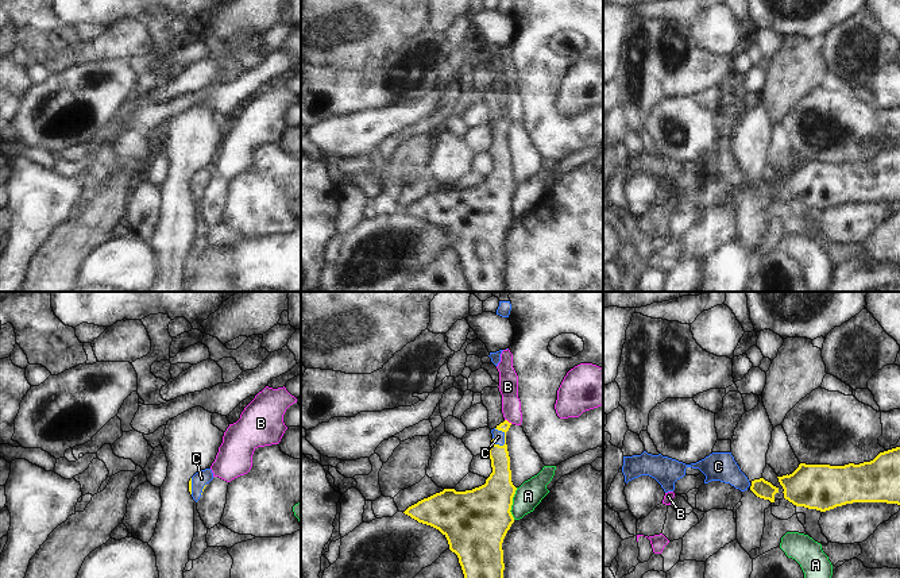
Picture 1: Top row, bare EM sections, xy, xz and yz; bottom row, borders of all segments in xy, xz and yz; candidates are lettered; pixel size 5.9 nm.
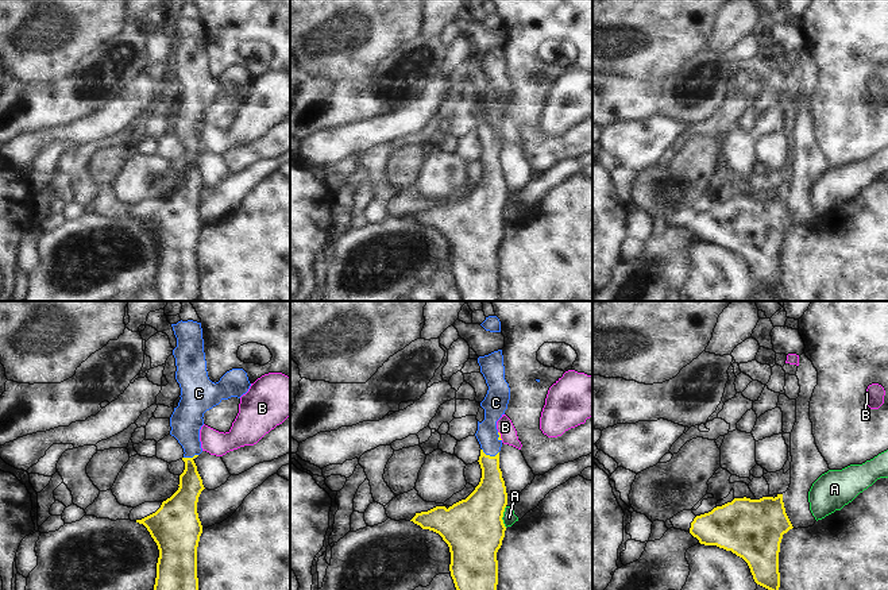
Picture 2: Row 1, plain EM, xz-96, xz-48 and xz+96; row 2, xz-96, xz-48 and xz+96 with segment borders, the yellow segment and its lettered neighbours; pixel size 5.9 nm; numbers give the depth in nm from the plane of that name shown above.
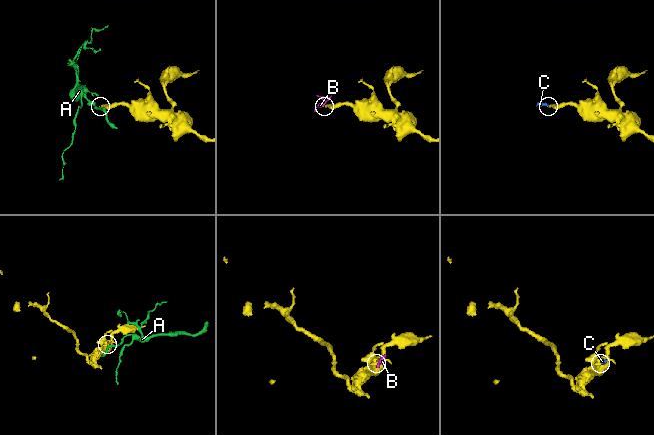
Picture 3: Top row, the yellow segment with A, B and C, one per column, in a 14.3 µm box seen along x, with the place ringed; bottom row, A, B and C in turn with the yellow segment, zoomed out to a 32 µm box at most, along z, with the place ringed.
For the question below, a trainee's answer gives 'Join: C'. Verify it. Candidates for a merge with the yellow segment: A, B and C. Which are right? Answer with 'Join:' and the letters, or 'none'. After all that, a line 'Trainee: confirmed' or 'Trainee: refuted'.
Join: C
Trainee: confirmed

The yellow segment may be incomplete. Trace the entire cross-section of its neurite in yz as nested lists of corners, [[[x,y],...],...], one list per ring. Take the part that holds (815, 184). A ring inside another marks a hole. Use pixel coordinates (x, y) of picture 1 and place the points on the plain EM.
[[[900,144],[860,162],[800,161],[792,172],[777,176],[785,197],[820,209],[853,200],[900,203]]]

